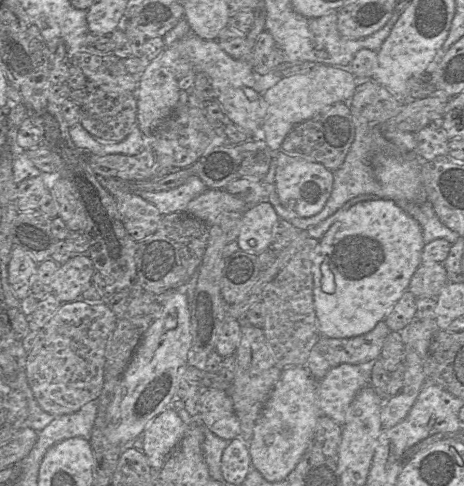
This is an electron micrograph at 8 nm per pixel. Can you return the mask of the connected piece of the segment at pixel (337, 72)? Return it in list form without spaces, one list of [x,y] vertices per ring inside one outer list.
[[[317,64],[305,73],[282,77],[265,92],[267,112],[262,130],[264,141],[270,150],[280,150],[285,137],[296,125],[317,116],[333,104],[348,102],[358,81],[352,73],[327,64]]]

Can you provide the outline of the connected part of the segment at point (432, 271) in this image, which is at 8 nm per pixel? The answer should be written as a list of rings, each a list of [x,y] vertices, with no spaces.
[[[423,263],[411,277],[407,291],[416,298],[436,298],[447,282],[446,270],[442,263]]]

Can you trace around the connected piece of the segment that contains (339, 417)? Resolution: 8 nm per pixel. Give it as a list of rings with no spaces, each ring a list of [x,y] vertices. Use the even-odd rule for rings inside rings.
[[[343,363],[330,369],[318,383],[322,414],[344,425],[350,405],[367,385],[369,370],[366,365]]]

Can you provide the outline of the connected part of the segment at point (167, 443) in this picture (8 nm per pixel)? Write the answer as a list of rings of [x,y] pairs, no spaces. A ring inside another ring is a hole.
[[[171,408],[156,416],[143,432],[143,450],[151,468],[161,469],[167,457],[186,435],[187,426]]]

